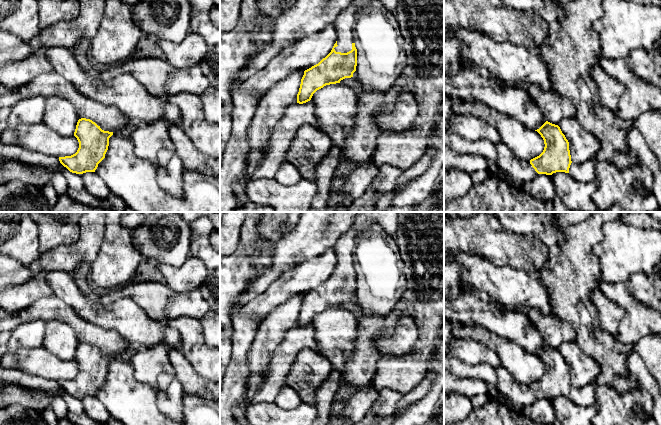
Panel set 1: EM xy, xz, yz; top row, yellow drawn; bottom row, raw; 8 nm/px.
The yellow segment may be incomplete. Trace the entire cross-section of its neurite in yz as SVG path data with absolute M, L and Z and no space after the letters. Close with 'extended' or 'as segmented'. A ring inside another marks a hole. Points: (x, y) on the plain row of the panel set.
M546 345L537 355L544 364L543 376L530 384L538 398L569 397L579 406L596 404L598 386L595 381L577 388L571 385L569 366L558 349Z | extended

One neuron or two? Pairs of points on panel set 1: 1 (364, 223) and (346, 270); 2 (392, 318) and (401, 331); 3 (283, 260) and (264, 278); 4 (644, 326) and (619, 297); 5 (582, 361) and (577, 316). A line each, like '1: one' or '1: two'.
1: one
2: two
3: one
4: one
5: two

